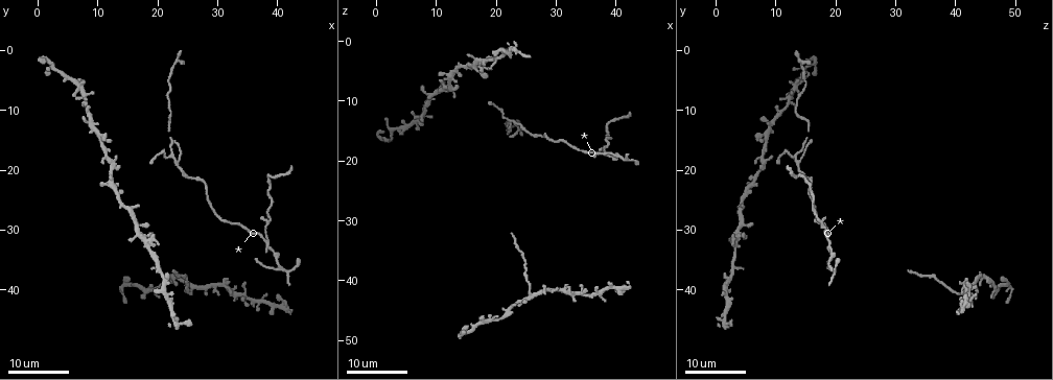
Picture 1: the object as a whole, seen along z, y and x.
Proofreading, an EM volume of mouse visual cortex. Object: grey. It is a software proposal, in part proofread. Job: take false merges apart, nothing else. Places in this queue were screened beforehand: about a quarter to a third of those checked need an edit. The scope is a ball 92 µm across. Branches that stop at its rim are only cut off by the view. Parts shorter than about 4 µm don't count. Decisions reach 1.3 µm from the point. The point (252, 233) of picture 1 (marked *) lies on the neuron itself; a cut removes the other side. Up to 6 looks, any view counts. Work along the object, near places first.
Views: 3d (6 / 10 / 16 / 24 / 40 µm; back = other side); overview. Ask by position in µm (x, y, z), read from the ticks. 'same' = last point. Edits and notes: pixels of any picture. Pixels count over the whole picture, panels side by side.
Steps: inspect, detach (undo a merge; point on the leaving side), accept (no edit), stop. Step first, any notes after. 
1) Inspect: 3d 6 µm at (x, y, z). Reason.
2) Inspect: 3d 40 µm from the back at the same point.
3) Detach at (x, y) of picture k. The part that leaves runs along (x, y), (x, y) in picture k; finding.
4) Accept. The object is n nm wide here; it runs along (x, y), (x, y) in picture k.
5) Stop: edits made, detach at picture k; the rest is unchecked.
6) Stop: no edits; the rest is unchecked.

Inspect: 3d 16 µm at (23.0, 1.5, 14.5). Three-way junction.

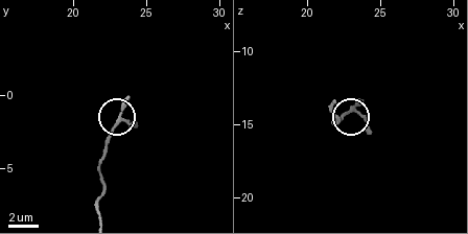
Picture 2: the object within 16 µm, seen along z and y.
Inspect: 3d 6 µm at (23.0, 2.0, 14.2).

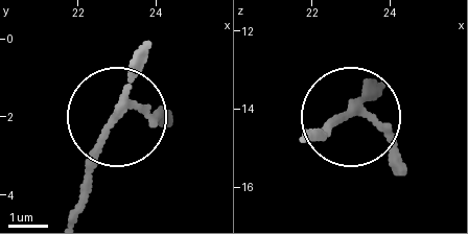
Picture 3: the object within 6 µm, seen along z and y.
Inspect: 3d 6 µm from the back at (23.10, 1.85, 14.10).

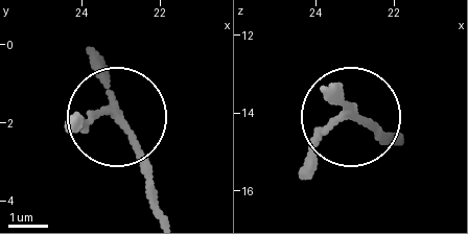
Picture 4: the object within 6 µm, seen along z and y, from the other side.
Accept. The object is 170 nm wide here; it runs along (159, 209), (142, 149), (122, 122) in picture 4; one neuron here.

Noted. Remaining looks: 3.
Inspect: 3d 24 µm at (22.5, 18.0, 13.0). Arms part here.

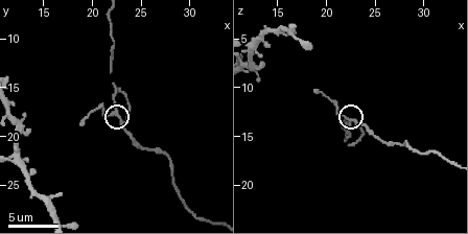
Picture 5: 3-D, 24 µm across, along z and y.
Inspect: 3d 10 µm at (22.0, 17.8, 13.2).

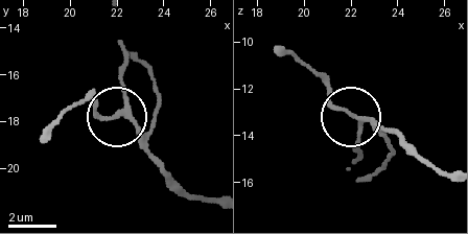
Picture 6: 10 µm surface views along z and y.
Accept. It runs along (447, 172), (417, 158), (393, 132), (353, 116), (357, 150) in picture 6; continuous, no second neuron.

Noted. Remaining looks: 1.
Stop: no edits; the rest is unchecked.

